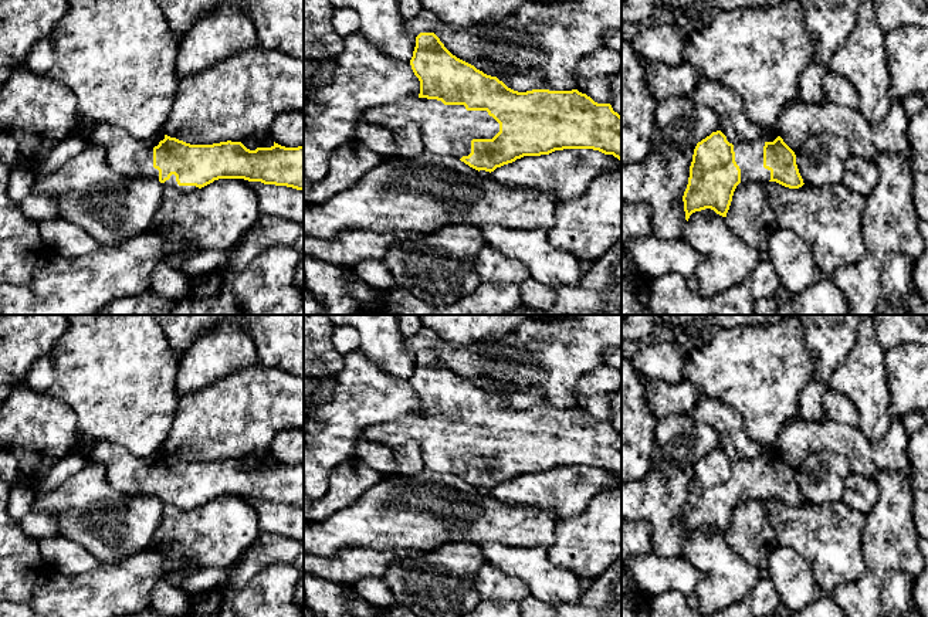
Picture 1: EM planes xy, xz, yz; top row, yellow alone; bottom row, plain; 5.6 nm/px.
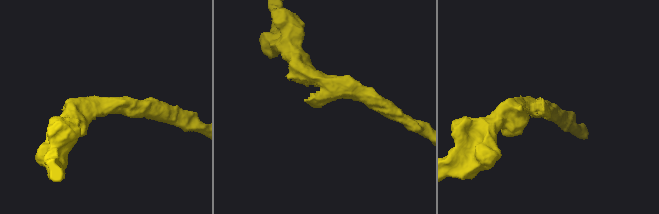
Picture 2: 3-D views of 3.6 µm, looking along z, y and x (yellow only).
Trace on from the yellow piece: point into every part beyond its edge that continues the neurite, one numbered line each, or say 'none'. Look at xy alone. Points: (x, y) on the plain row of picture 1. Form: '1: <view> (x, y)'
1: xy (132, 475)

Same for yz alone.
1: yz (748, 473)

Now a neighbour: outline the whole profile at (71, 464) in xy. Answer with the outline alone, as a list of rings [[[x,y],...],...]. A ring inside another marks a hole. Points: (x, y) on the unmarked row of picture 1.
[[[70,454],[48,471],[40,482],[33,487],[34,501],[47,498],[53,491],[61,487],[71,475],[87,465],[87,460],[78,454]]]

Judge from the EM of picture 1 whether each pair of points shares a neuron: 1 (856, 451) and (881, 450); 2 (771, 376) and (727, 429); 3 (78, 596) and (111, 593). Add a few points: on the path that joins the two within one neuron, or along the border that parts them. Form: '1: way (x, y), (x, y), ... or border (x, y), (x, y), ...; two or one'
1: way (862, 451), (876, 451); one
2: border (711, 396), (739, 413), (748, 436), (755, 443); two
3: way (87, 596), (102, 595); one

